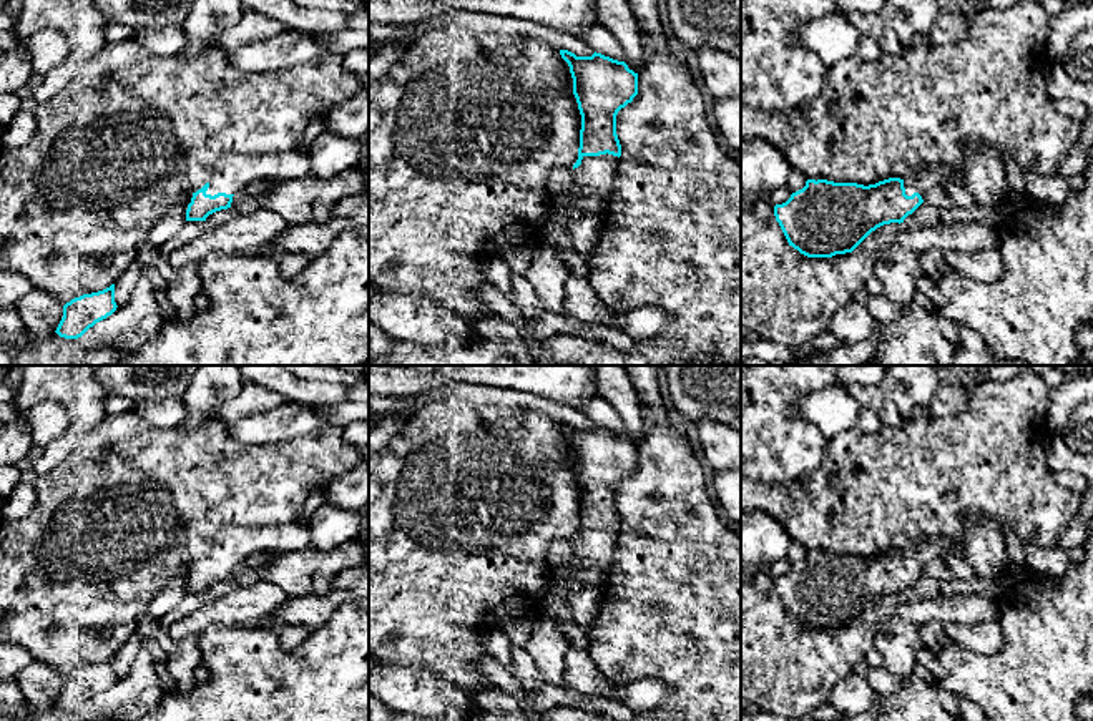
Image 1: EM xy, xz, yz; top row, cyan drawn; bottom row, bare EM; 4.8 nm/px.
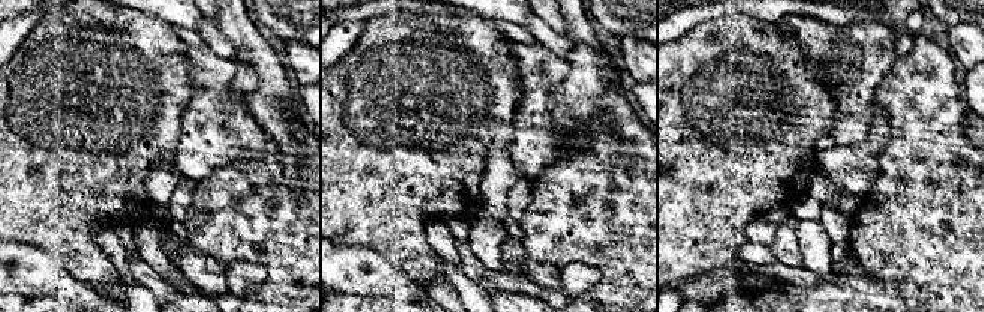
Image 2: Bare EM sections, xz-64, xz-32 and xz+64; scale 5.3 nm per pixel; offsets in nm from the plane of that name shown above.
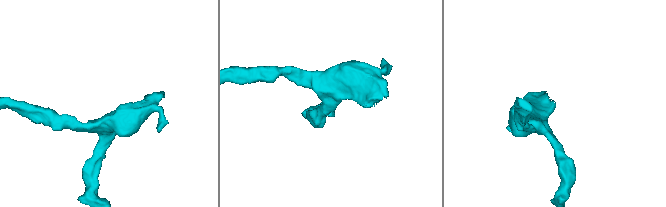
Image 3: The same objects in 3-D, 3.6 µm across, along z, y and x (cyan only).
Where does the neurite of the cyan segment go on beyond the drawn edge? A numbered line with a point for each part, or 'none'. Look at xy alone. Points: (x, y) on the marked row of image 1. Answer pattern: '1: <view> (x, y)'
1: xy (235, 171)

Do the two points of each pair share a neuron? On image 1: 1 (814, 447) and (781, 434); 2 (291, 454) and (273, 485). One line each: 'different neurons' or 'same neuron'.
1: same neuron
2: same neuron

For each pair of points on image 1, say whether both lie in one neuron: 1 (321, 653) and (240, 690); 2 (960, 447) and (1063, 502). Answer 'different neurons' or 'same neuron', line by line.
1: same neuron
2: same neuron

